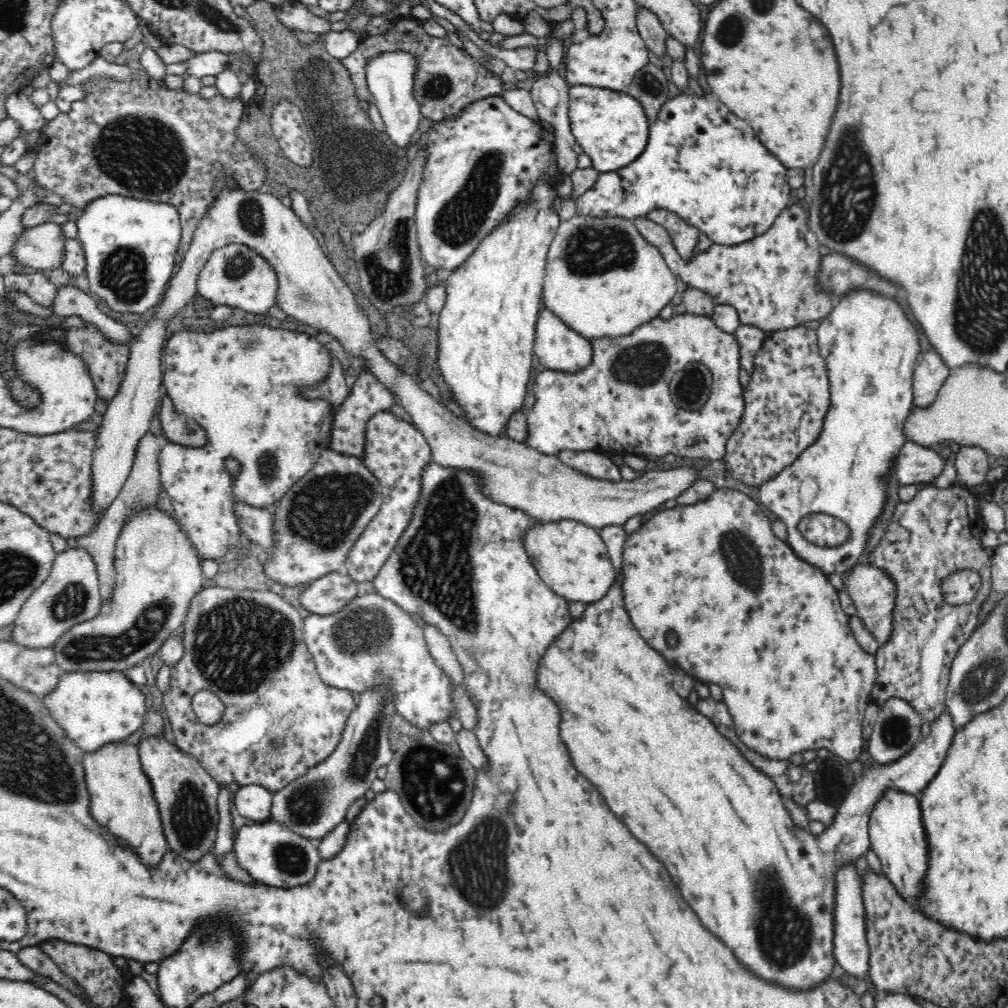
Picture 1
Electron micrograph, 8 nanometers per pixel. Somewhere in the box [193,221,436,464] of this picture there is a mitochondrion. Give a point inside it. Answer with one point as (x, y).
(239, 265)

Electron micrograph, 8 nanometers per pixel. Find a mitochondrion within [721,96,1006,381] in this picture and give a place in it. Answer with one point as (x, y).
(848, 190)

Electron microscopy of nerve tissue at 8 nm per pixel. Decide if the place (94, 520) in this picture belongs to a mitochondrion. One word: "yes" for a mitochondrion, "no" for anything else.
no

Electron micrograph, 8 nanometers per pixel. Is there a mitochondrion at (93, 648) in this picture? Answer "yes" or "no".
yes

